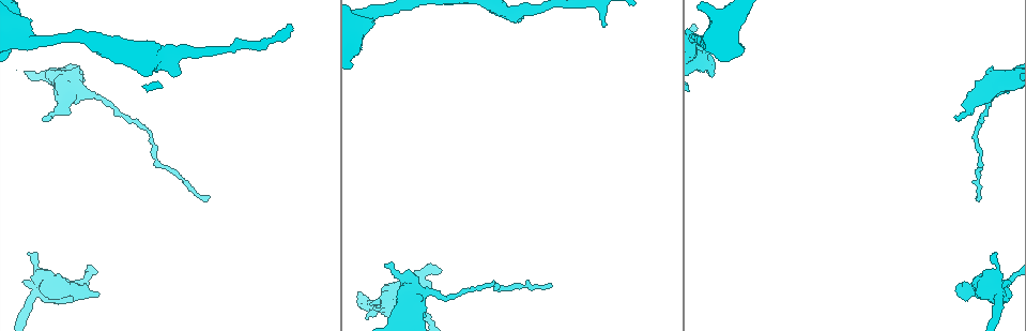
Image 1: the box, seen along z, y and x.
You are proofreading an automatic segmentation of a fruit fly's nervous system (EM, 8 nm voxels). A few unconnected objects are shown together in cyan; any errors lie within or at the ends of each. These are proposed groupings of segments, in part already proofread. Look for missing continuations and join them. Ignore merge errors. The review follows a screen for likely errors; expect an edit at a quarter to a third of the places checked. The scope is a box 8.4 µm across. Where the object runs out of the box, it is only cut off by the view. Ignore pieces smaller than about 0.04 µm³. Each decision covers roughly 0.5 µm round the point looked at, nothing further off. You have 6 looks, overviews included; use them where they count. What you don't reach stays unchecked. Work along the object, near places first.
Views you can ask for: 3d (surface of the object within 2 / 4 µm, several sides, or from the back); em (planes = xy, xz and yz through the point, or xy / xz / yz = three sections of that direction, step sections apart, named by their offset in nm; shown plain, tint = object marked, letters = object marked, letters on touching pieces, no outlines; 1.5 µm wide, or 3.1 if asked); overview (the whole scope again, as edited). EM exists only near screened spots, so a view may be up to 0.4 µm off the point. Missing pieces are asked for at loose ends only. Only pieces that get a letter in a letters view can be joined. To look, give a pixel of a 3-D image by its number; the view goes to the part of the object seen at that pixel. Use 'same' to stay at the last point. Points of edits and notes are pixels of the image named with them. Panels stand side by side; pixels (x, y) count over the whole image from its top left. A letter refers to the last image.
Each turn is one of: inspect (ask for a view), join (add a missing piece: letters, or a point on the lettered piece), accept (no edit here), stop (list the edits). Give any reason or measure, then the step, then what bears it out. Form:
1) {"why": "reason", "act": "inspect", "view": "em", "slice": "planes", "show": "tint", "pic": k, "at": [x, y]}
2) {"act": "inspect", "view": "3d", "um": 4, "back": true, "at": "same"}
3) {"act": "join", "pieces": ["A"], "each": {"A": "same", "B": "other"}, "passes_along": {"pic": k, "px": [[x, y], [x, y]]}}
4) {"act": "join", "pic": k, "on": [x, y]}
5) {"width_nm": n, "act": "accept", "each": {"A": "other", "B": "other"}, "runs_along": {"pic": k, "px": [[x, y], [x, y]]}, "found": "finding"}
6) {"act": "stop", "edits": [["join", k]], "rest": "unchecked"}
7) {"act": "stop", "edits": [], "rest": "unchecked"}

{"why": "free end", "act": "inspect", "view": "3d", "um": 4, "pic": 1, "at": [385, 265]}

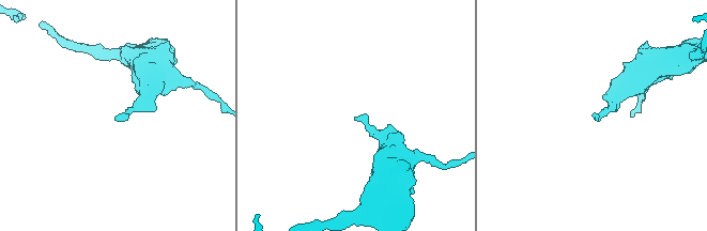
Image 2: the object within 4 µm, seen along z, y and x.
{"act": "inspect", "view": "em", "slice": "planes", "show": "letters", "pic": 2, "at": [116, 118]}

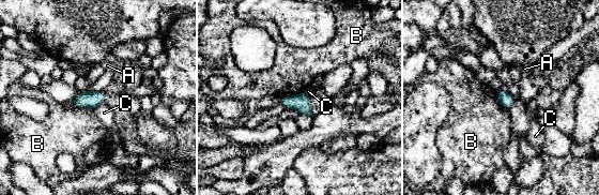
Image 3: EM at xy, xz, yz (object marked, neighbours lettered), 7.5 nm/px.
{"act": "accept", "each": {"A": "other", "B": "other", "C": "other"}, "border": {"pic": 3, "px": [[303, 91], [282, 96]]}, "found": "none of them fits"}

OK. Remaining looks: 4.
{"why": "branch stops here", "act": "inspect", "view": "3d", "um": 4, "pic": 1, "at": [372, 303]}

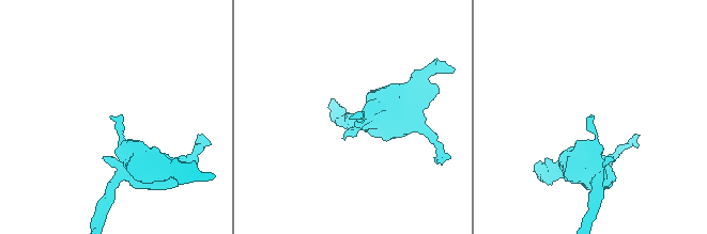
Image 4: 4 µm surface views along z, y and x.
{"act": "inspect", "view": "em", "slice": "xz", "step": 4, "show": "letters", "pic": 4, "at": [591, 115]}

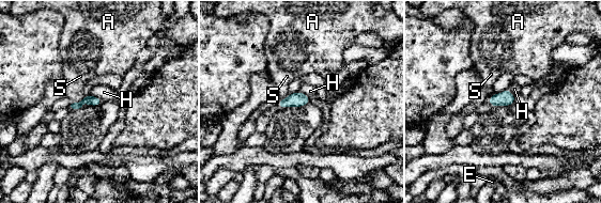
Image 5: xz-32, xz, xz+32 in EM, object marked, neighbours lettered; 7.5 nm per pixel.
{"why": "another direction", "act": "inspect", "view": "em", "slice": "planes", "show": "letters", "at": "same"}

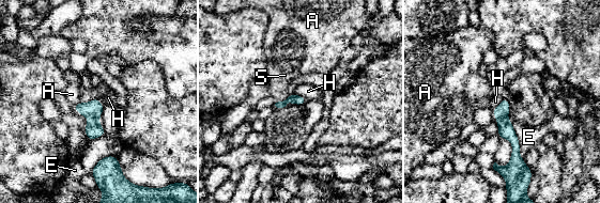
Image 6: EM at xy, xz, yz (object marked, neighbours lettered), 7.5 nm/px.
{"act": "accept", "each": {"A": "other", "E": "other", "H": "other", "S": "other"}, "found": "none of them fits"}

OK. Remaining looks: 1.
{"act": "stop", "edits": [], "rest": "unchecked"}

